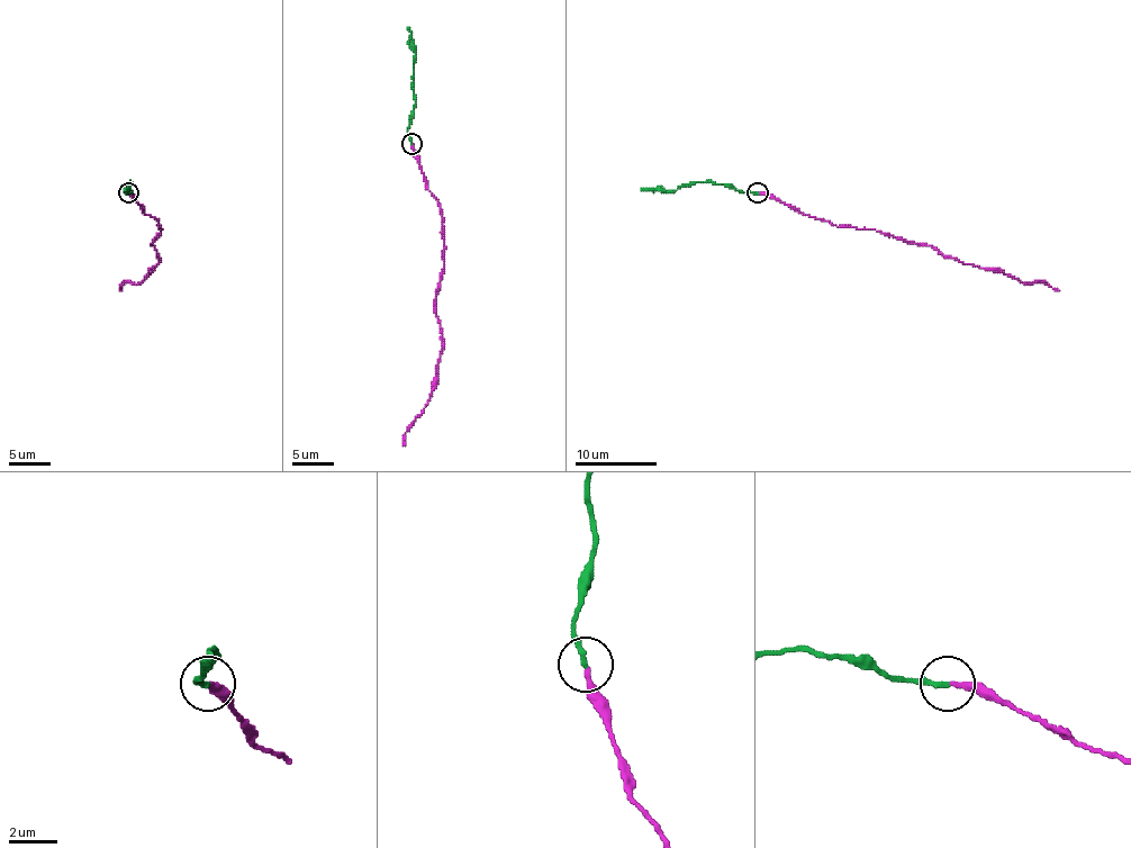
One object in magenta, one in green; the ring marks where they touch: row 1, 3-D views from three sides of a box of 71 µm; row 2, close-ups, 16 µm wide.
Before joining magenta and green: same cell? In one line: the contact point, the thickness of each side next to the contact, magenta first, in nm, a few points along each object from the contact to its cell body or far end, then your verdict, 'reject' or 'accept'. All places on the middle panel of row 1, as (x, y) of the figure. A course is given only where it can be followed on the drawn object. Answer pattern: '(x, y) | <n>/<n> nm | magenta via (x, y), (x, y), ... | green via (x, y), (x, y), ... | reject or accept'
(412, 143) | 260/240 nm | magenta via (413, 144), (425, 185), (442, 216), (444, 261), (436, 294), (442, 349), (436, 388), (403, 445) | green via (412, 144), (407, 127), (413, 114), (415, 45), (407, 27) | accept

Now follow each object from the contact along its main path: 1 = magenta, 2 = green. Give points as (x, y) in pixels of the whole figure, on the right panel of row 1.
1: (758, 192), (815, 218), (925, 243), (944, 255), (1002, 270), (1029, 285), (1044, 282), (1059, 290)
2: (758, 192), (741, 192), (711, 182), (690, 182), (676, 190), (641, 188)

